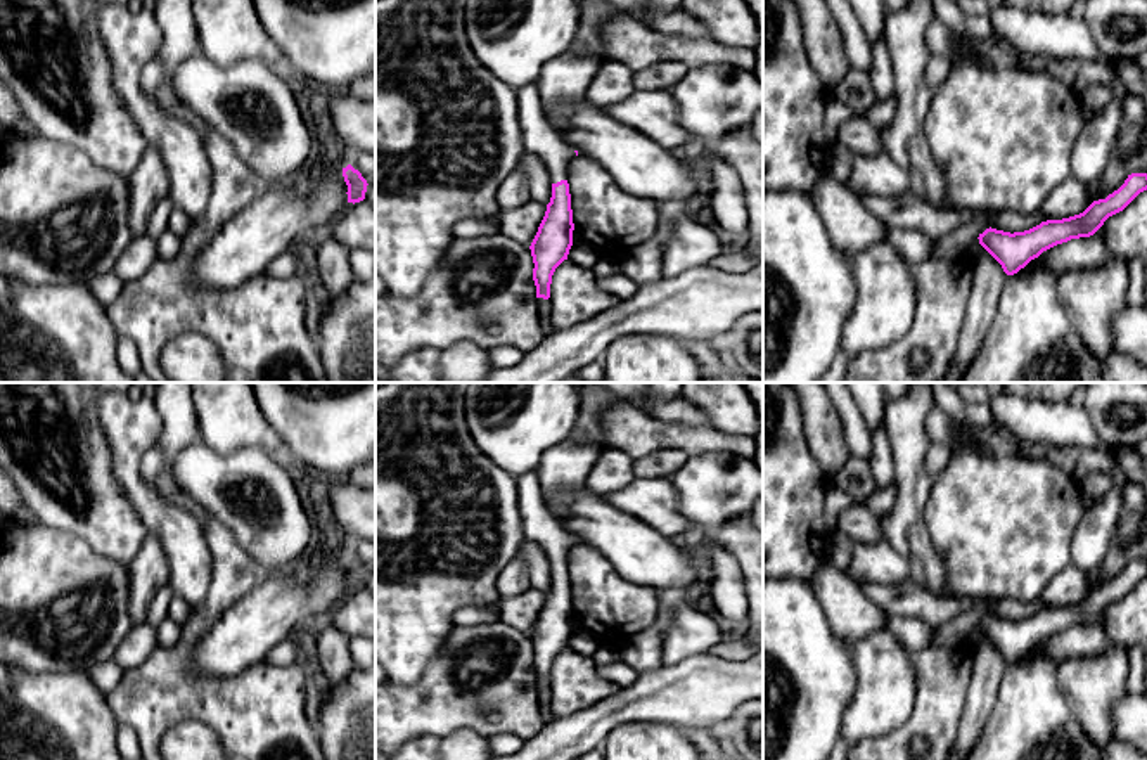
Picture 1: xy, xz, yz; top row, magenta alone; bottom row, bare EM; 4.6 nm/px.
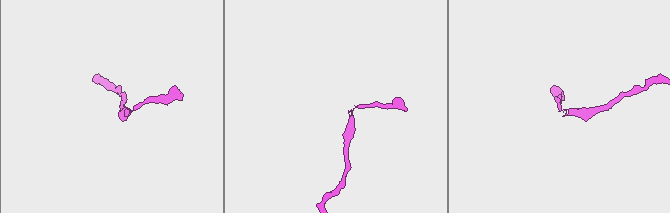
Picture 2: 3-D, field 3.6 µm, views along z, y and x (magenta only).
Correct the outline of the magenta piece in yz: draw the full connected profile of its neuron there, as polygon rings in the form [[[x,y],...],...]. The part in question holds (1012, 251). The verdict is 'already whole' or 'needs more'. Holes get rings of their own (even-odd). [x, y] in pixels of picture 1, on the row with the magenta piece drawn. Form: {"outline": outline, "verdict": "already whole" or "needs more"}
{"outline": [[[1131,173],[1118,190],[1105,199],[1093,201],[1080,215],[1047,220],[1029,230],[1014,234],[990,227],[977,239],[1002,265],[1003,272],[1014,275],[1054,246],[1093,235],[1109,216],[1123,211],[1144,190],[1147,190],[1147,173]]], "verdict": "already whole"}

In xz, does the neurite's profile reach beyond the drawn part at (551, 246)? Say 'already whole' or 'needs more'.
needs more

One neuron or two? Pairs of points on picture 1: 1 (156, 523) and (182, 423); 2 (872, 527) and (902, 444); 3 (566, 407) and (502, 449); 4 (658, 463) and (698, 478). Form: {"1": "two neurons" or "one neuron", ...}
{"1": "two neurons", "2": "two neurons", "3": "one neuron", "4": "two neurons"}

